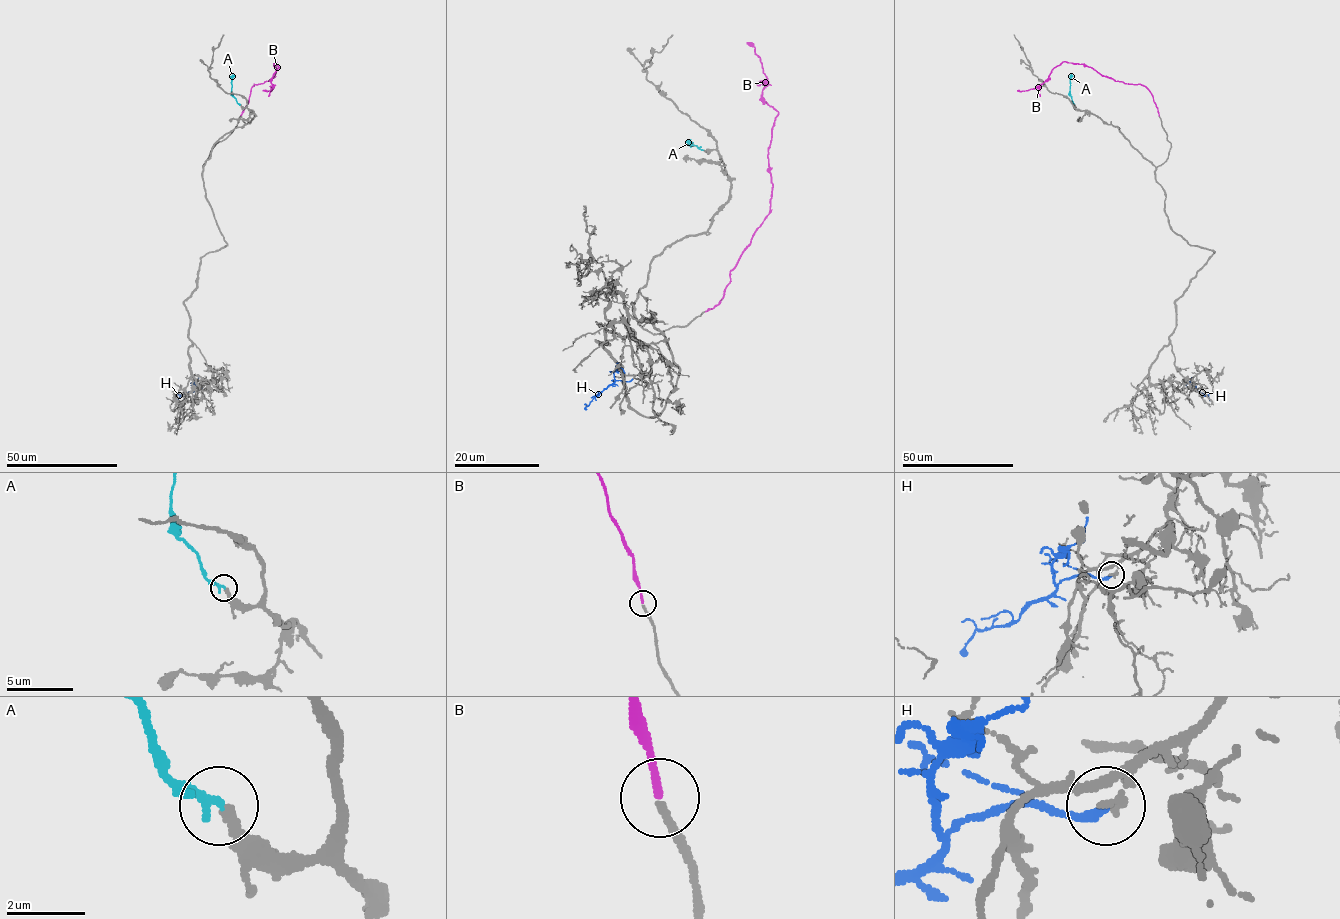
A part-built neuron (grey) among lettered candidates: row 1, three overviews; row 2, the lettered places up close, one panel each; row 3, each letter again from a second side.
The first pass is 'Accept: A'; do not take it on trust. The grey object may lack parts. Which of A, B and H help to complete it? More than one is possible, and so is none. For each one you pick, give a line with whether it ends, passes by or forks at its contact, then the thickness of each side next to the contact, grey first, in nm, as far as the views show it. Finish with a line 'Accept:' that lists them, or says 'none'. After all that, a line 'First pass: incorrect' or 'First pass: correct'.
A: it ends there; 240 nm thick on the grey side, 240 nm on the other
B: it ends there; 200 nm thick on the grey side, 200 nm on the other
Accept: A, B
First pass: incorrect

